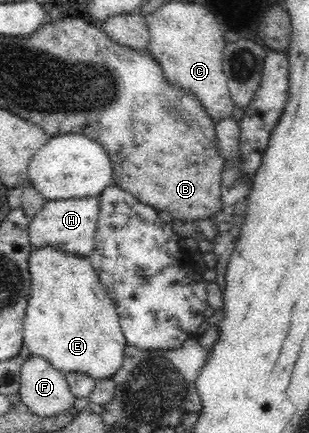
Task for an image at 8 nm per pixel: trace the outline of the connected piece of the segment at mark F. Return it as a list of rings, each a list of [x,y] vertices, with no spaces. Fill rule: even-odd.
[[[29,354],[20,369],[20,399],[40,417],[53,417],[73,410],[76,398],[66,373],[57,370],[49,360]]]

